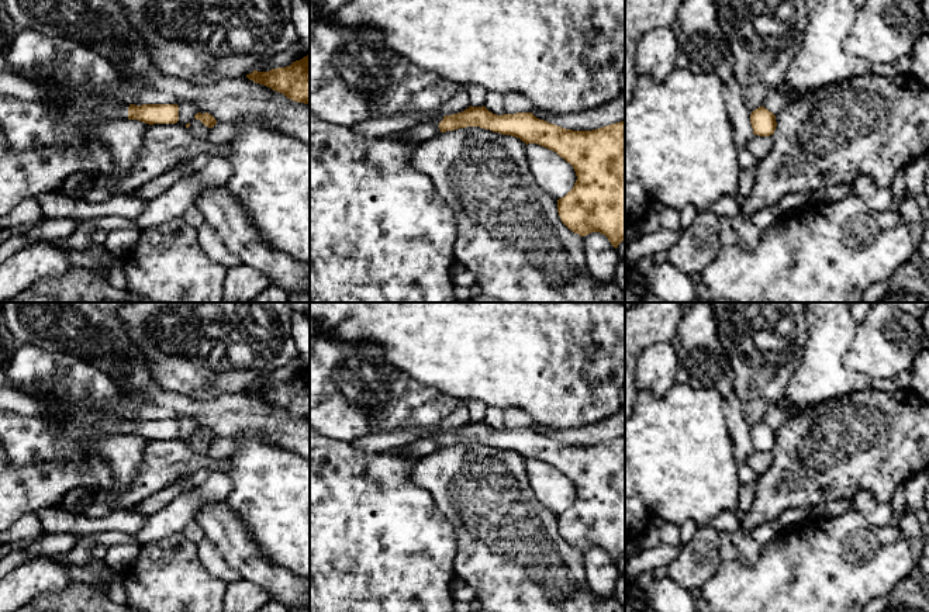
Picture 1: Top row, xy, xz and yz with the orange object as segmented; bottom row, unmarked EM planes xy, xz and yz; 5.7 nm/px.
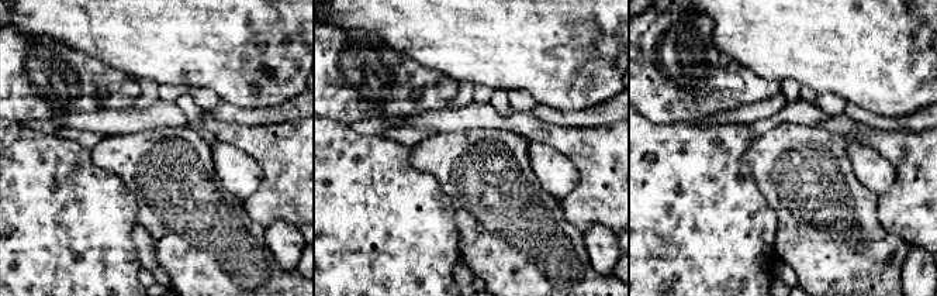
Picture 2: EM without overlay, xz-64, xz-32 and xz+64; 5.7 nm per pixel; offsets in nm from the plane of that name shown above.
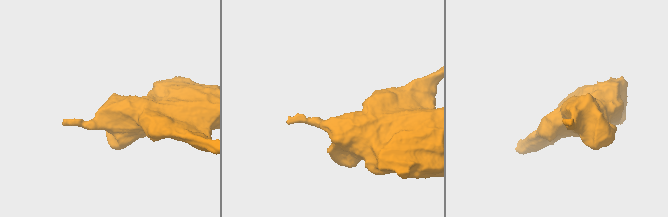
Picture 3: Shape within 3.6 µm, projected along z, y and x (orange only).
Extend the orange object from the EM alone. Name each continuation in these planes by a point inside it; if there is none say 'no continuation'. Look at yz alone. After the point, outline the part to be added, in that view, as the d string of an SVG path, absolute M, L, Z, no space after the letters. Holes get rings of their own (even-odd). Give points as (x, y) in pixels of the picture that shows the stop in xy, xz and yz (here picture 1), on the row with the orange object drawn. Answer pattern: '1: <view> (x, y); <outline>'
no continuation

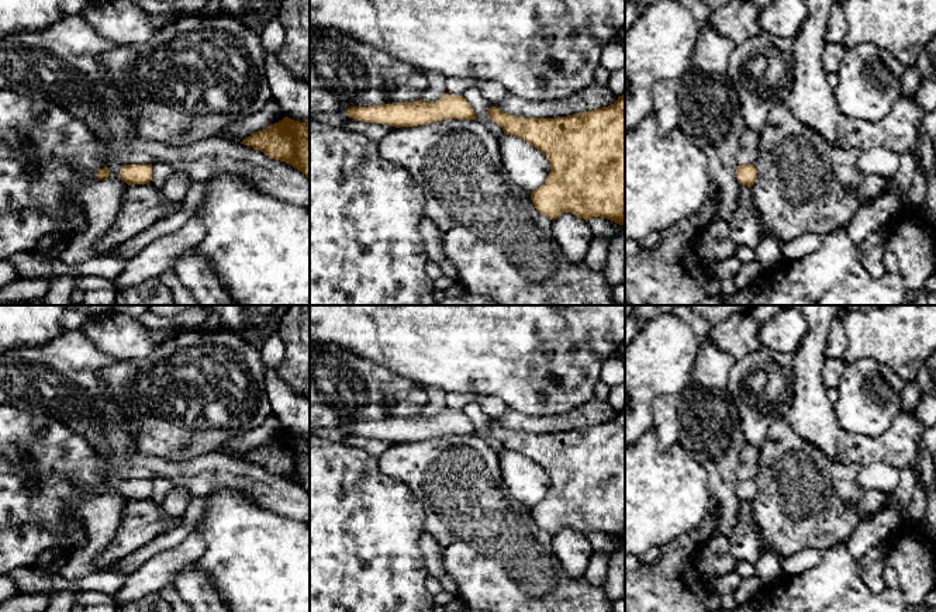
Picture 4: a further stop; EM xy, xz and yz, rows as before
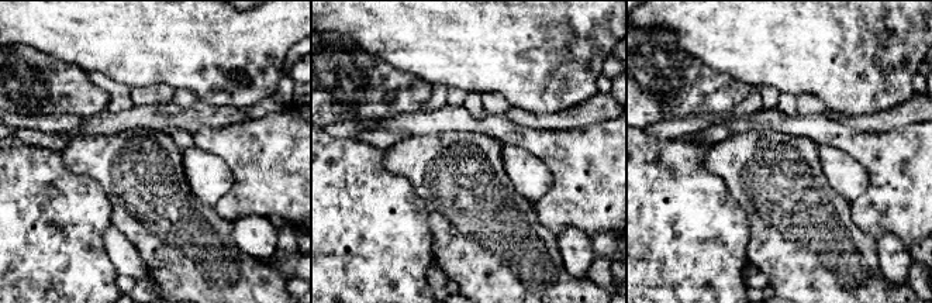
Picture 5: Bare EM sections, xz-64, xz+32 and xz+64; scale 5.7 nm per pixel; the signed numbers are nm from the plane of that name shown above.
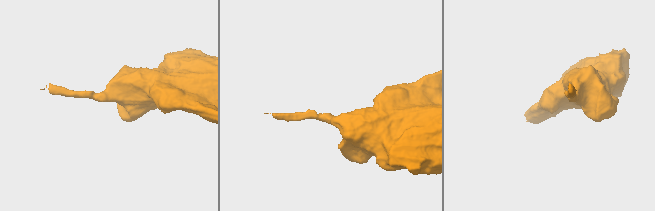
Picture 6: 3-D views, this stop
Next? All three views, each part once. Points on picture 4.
no continuation

